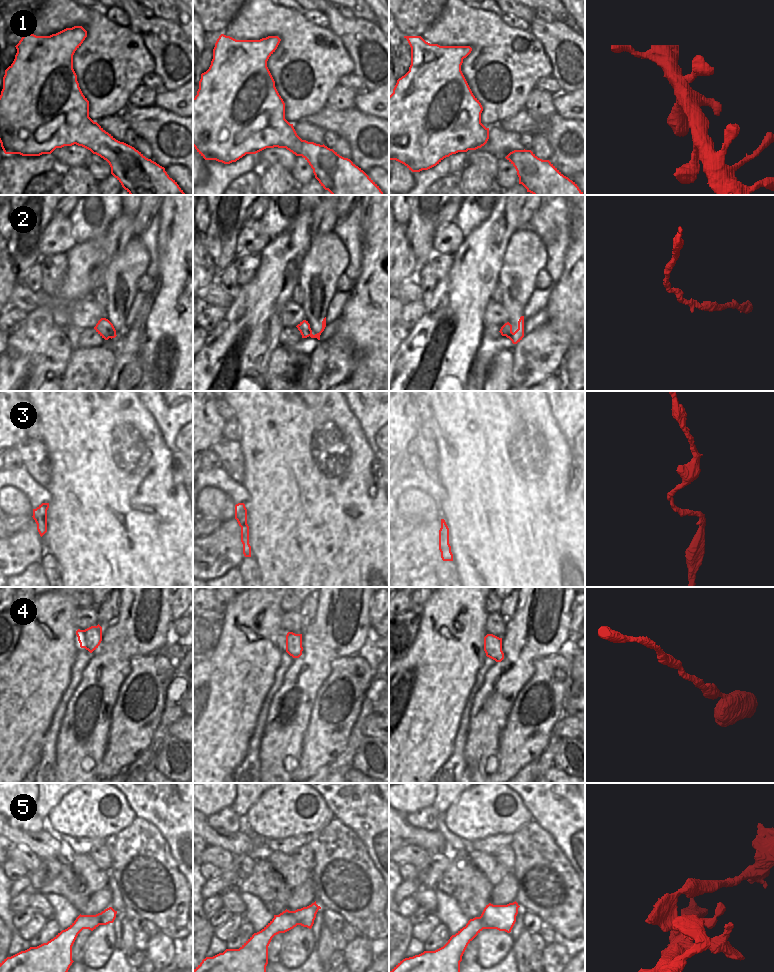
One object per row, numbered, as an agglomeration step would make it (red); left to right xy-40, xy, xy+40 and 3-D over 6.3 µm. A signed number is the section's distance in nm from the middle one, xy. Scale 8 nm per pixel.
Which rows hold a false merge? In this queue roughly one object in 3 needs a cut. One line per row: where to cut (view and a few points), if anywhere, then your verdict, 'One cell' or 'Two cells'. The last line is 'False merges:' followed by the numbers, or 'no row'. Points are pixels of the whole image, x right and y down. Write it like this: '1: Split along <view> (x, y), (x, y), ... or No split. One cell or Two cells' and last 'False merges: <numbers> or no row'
1: No split. One cell
2: No split. One cell
3: No split. One cell
4: No split. One cell
5: Split along xy (291, 911), (298, 924). Two cells
False merges: 5.

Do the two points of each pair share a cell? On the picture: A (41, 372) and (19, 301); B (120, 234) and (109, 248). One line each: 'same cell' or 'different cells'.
A: different cells
B: same cell

